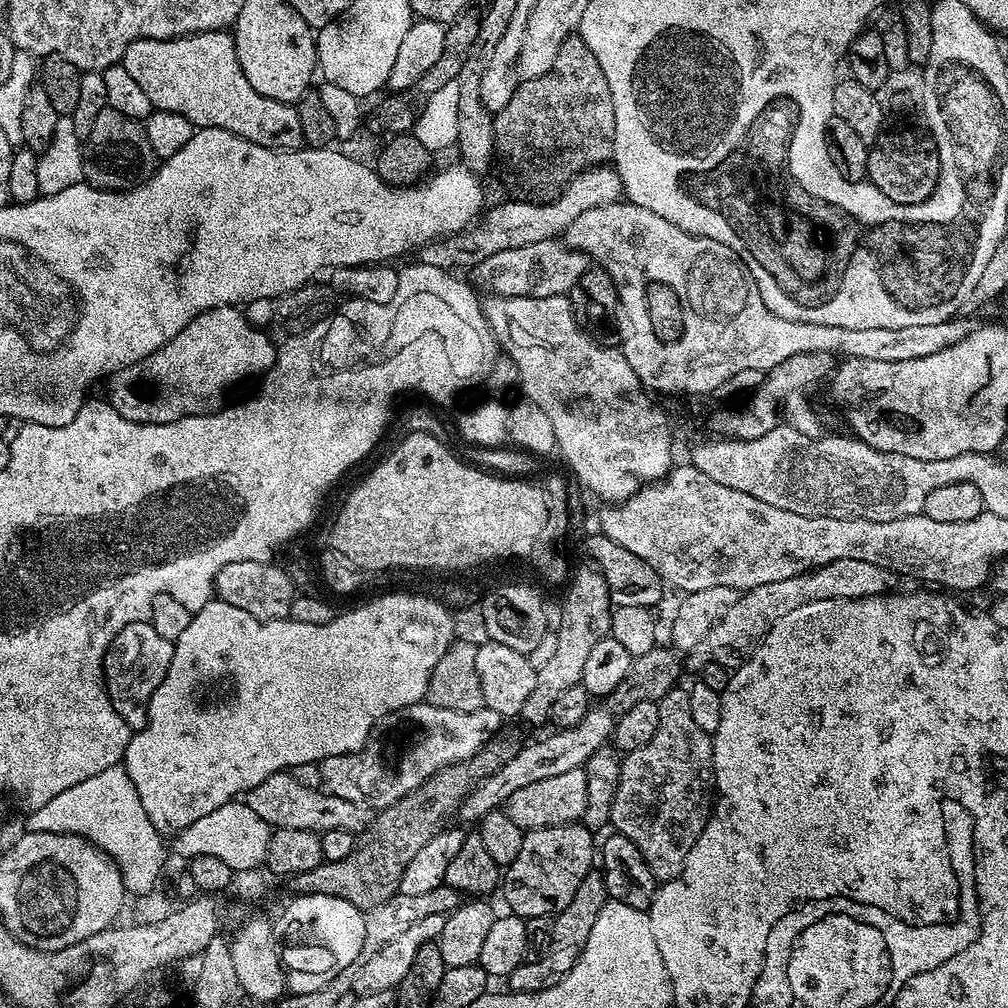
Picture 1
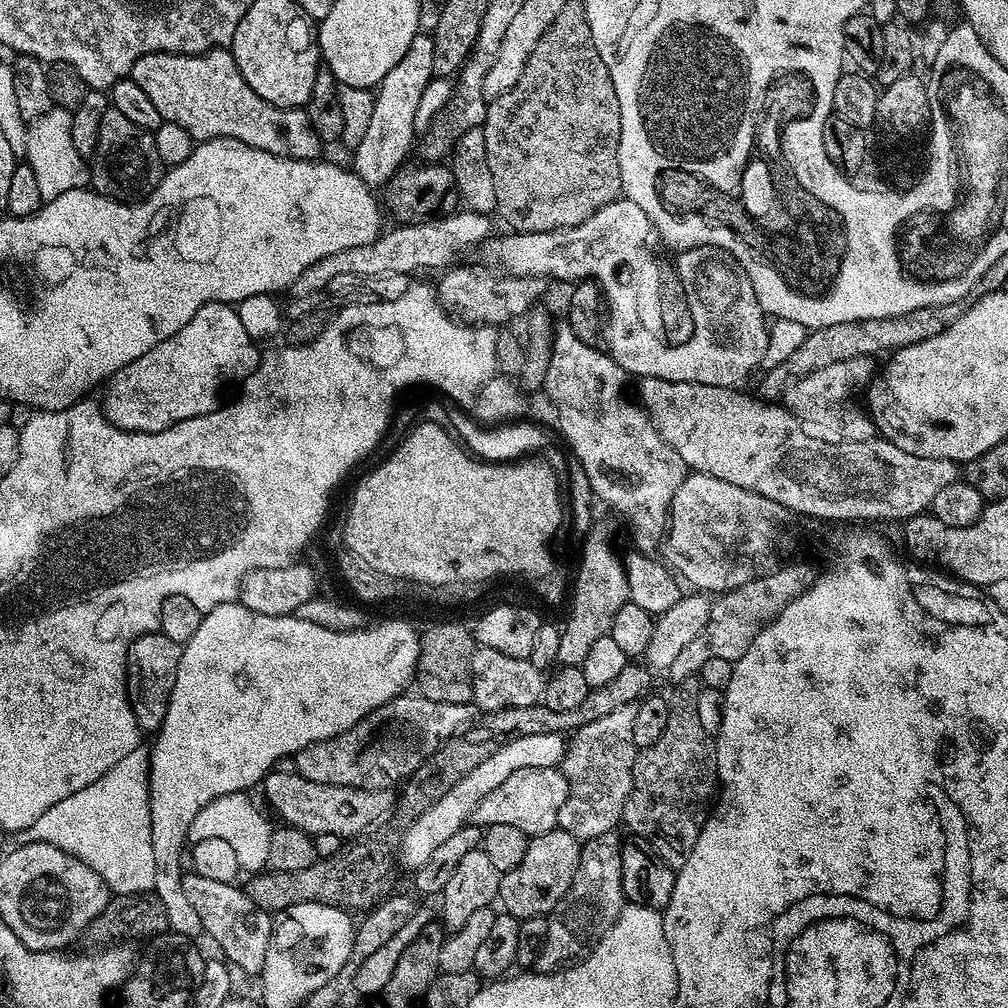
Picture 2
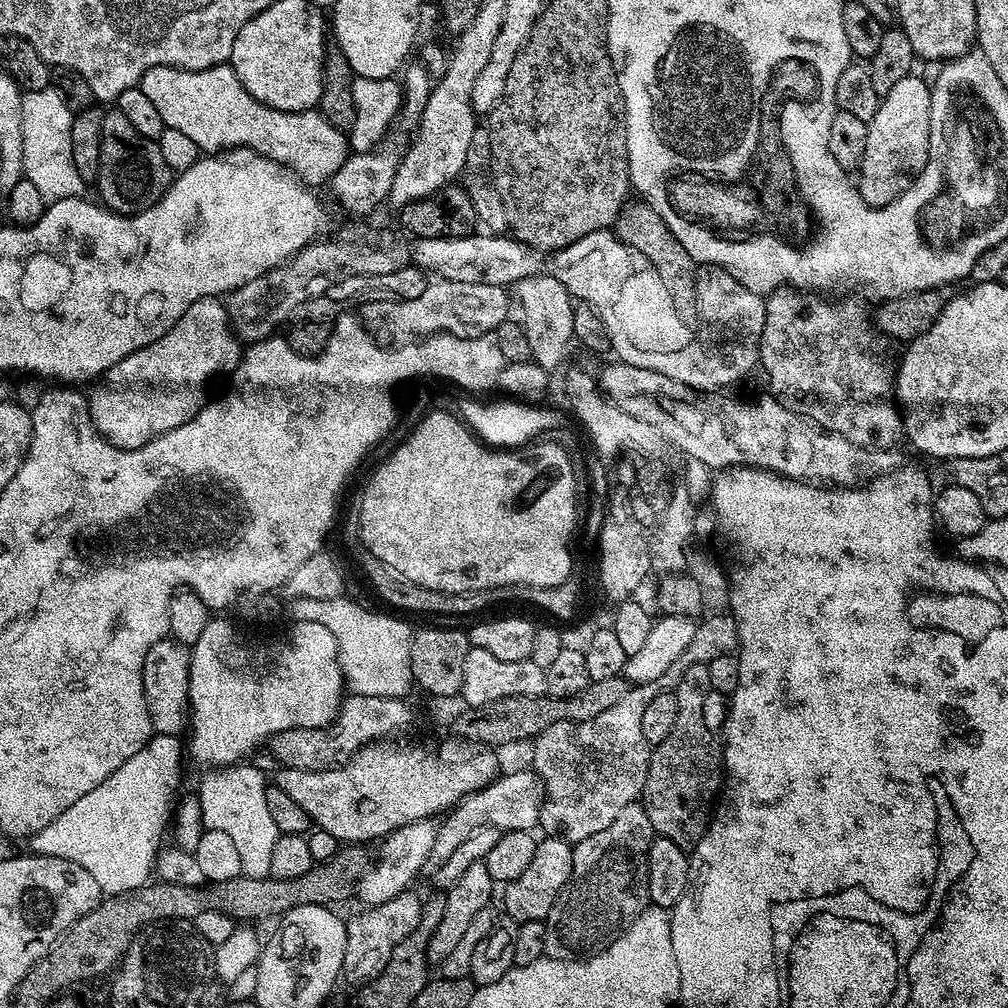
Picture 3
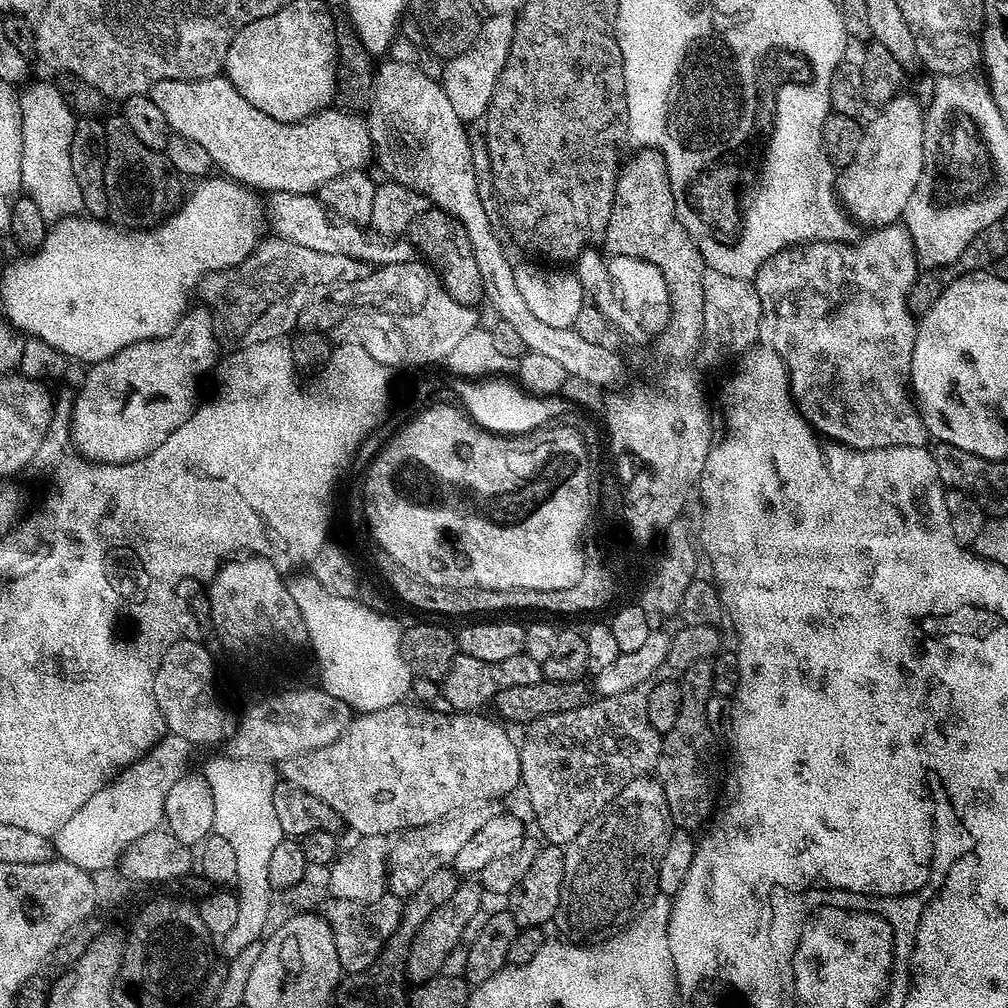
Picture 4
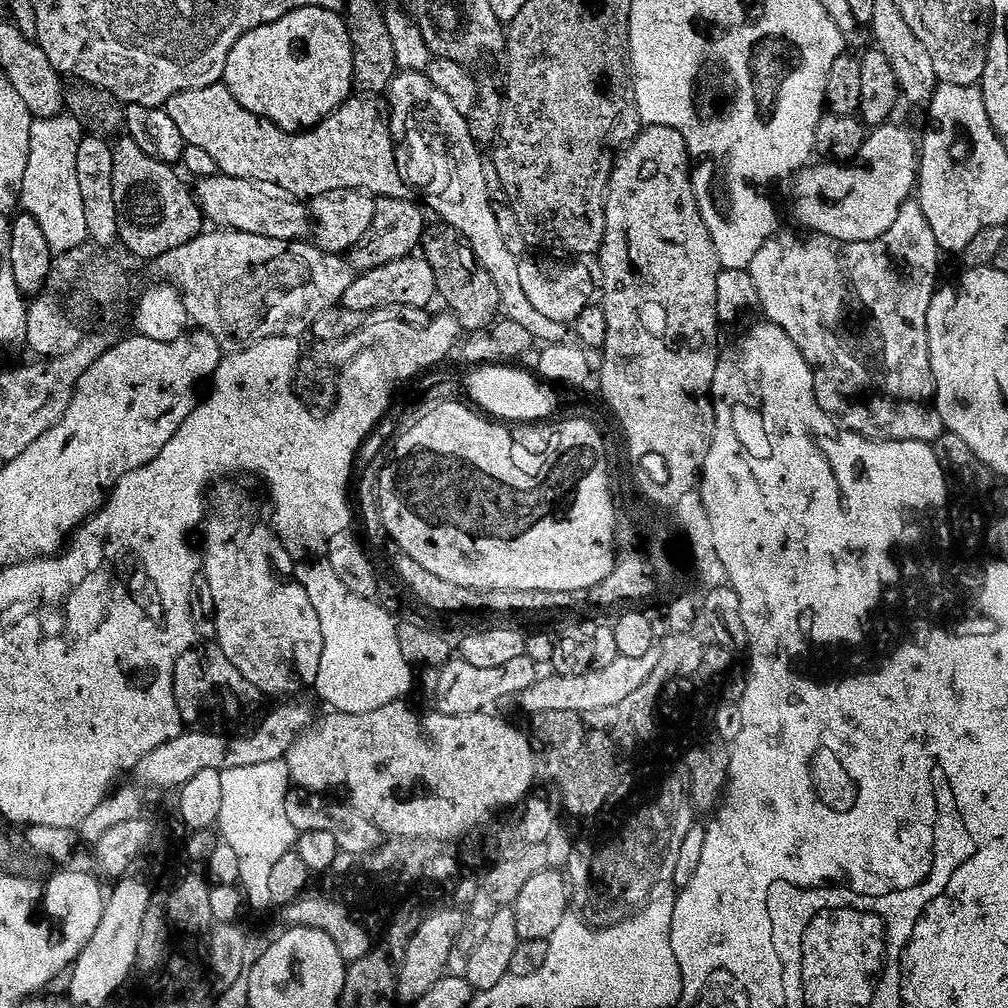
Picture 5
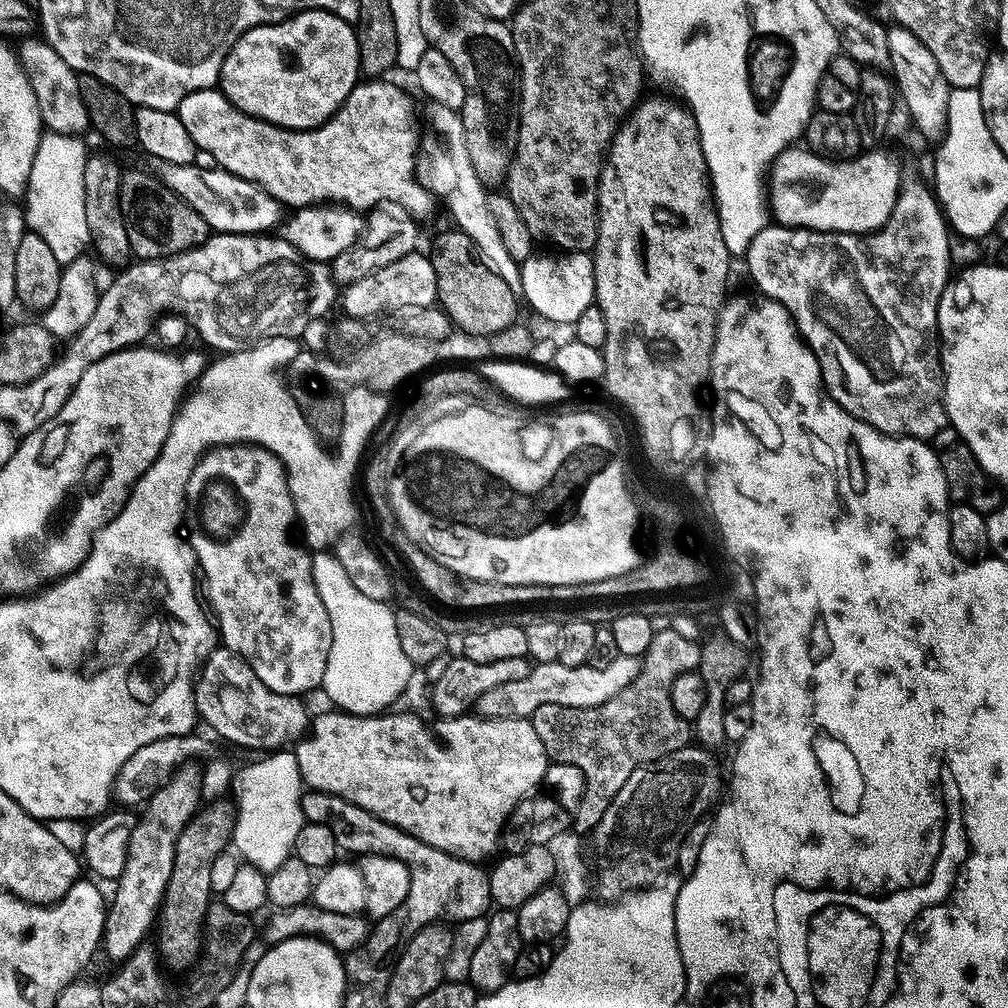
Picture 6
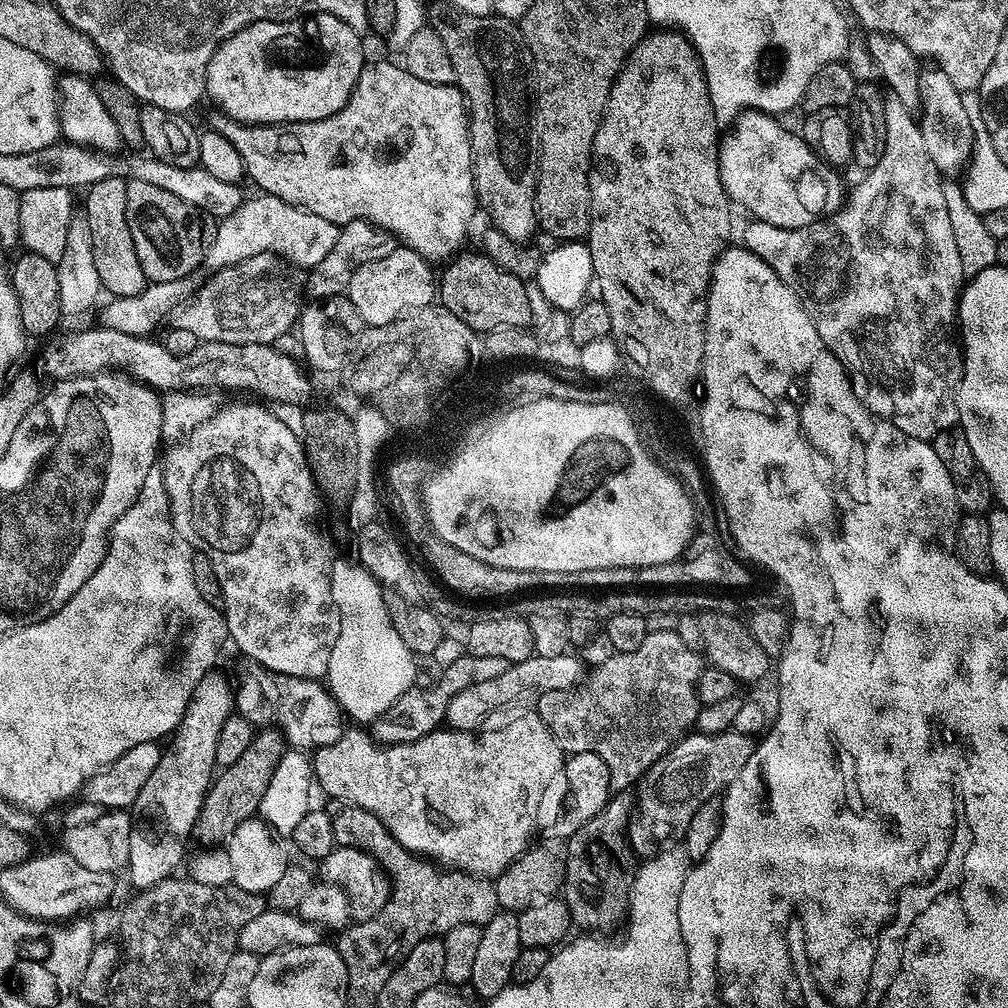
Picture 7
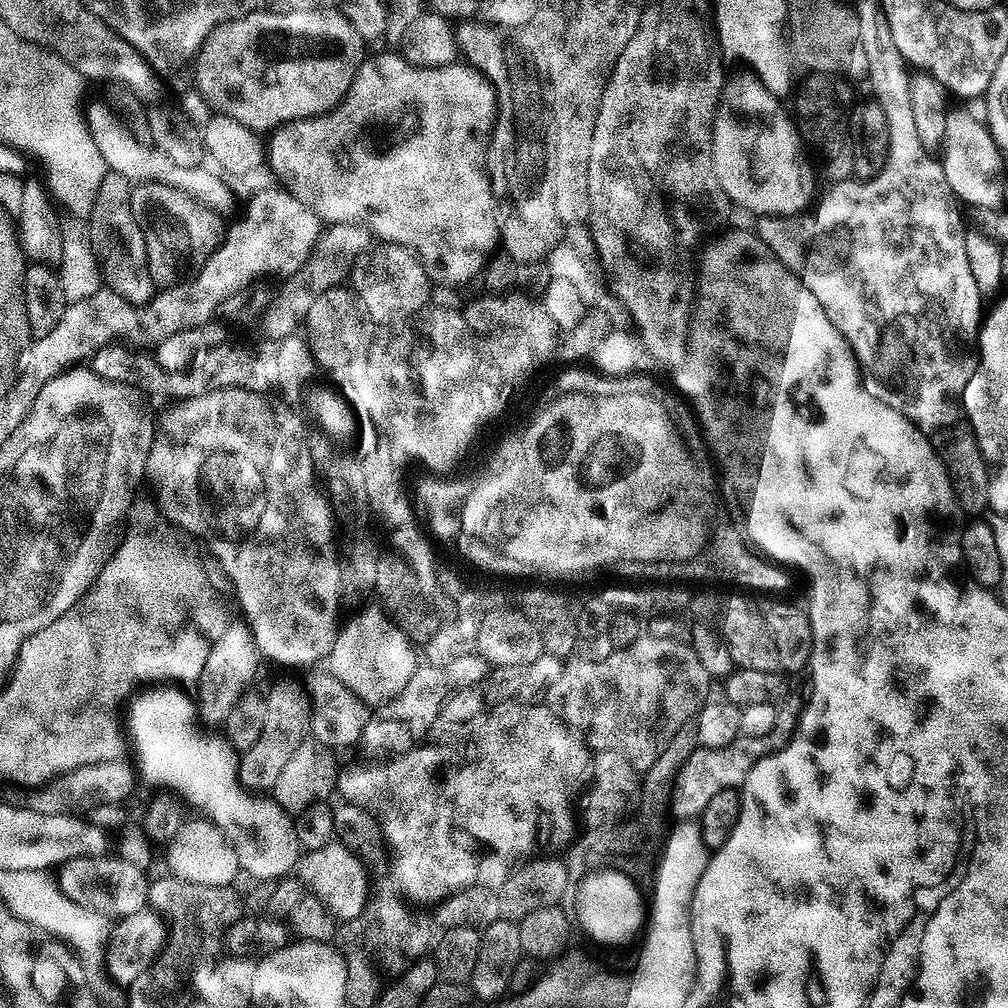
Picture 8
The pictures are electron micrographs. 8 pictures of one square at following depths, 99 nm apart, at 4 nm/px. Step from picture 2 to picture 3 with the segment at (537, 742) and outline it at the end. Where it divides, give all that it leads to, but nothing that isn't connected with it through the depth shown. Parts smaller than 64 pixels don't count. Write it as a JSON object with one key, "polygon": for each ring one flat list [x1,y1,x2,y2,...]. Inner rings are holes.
{"polygon":[[429,818,402,826,389,836,383,837,379,845,381,846,380,857,377,860,375,857,374,863,360,877,356,885,355,895,360,896,361,905,371,906,390,902,390,898,409,891,415,885,412,883,415,882,416,875,423,870,424,863,430,860,435,853,437,827,437,821]]}

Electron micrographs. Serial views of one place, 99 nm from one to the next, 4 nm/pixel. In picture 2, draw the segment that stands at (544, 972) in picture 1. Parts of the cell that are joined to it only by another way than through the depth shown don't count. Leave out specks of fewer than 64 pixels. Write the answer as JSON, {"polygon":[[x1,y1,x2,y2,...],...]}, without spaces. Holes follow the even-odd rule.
{"polygon":[[615,831,607,832,606,834,602,834,598,838,594,838,593,840,583,841,582,847,580,849,580,865,578,866,578,870,574,870,574,882,570,882,570,890,564,896,564,899,560,901,560,904,556,907,555,910,550,913,548,916,548,929,546,930,546,942,544,943,544,949,542,950,542,954,536,959,534,968,537,972,558,972,561,971,581,960,584,957,590,955,593,950,596,949,597,944,599,944,600,939,607,932,612,931,612,927,614,926,614,922,617,918,620,917,620,911,624,907,626,907,626,897,624,895,624,887,622,886,622,858,620,857,620,846,622,843,621,837,616,837,617,833]]}

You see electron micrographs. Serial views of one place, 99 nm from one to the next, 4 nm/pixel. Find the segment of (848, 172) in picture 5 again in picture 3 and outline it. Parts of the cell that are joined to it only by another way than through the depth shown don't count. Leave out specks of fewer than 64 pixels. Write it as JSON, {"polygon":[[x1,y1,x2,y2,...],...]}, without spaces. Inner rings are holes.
{"polygon":[[910,74,881,97,874,118,868,121,866,149,856,185,868,205,880,208,901,195,913,170,924,168,929,156,931,85]]}

